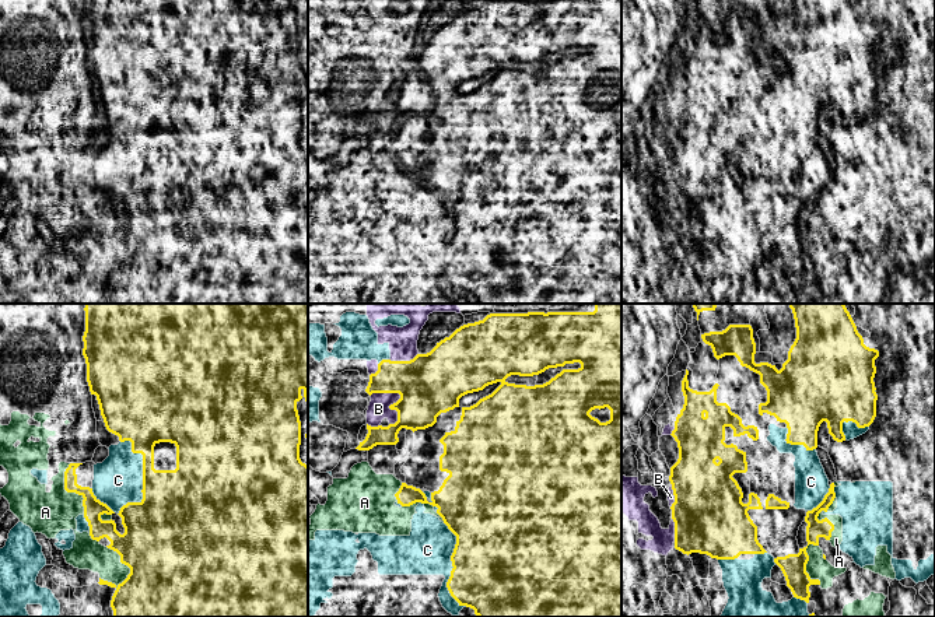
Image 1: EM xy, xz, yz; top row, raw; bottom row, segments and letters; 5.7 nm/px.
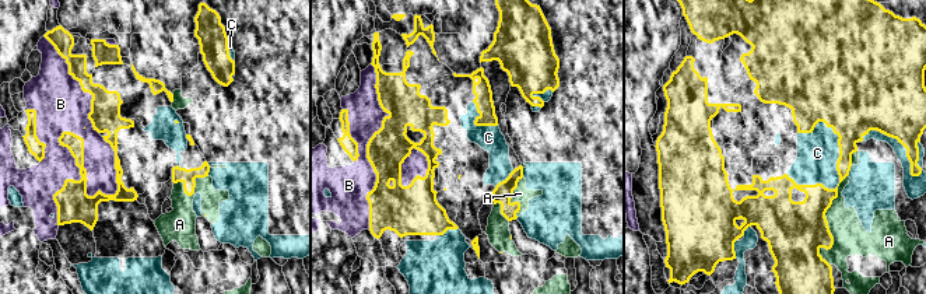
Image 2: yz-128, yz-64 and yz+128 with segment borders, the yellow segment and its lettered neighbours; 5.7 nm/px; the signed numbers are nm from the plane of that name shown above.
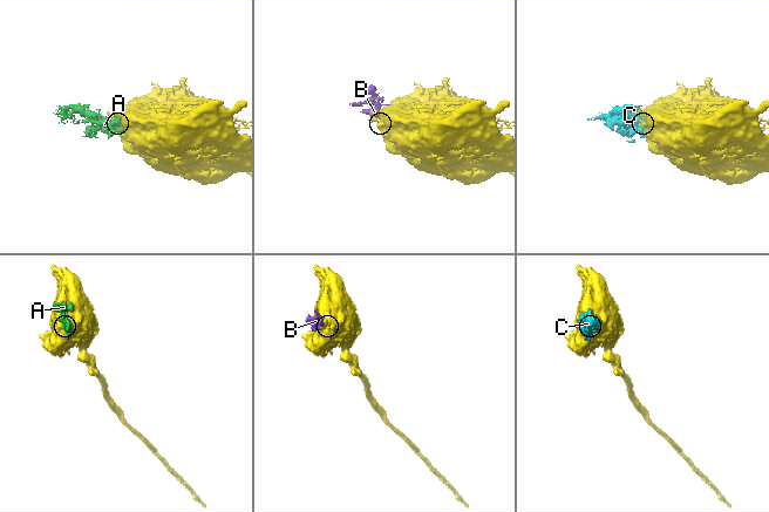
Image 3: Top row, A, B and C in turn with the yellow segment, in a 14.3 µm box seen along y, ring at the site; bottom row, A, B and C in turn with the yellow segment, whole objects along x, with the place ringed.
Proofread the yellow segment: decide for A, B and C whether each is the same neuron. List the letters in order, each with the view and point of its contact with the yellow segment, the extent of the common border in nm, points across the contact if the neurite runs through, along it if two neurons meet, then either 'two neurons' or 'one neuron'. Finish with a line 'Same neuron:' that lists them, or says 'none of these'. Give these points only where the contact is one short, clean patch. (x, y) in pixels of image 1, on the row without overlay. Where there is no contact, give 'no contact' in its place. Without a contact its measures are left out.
A: meets yellow in xy at (126, 251); contact 260 nm long; two neurons
B: meets yellow in xz at (401, 84); contact 220 nm long; two neurons
C: meets yellow in xy at (143, 167); contact 440 nm long; two neurons
Same neuron: none of these

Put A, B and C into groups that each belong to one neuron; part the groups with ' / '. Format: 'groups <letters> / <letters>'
groups A / B C

